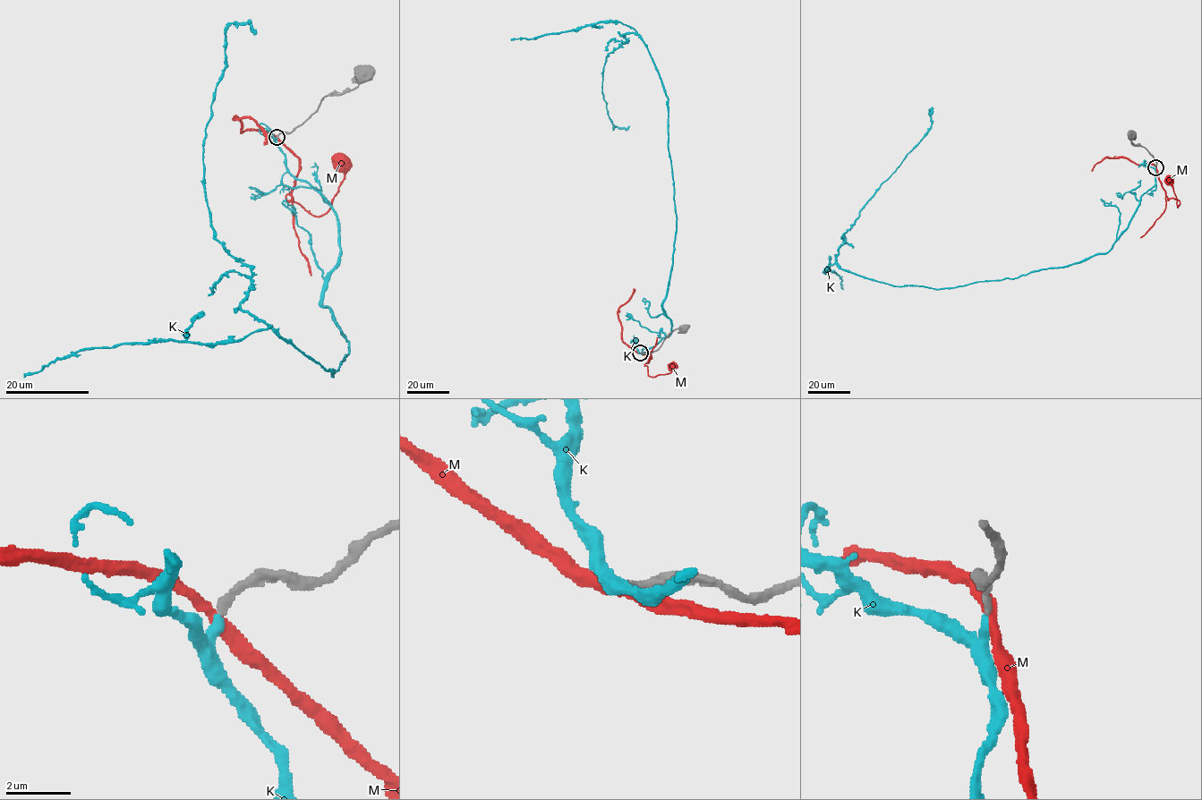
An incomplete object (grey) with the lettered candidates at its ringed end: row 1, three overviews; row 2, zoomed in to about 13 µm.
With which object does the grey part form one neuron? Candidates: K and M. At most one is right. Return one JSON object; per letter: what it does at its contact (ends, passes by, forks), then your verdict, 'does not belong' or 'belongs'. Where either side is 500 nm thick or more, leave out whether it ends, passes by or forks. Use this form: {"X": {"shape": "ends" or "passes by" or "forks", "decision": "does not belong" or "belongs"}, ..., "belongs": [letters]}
{"K": {"shape": "ends", "decision": "belongs"}, "M": {"shape": "passes by", "decision": "does not belong"}, "belongs": ["K"]}

